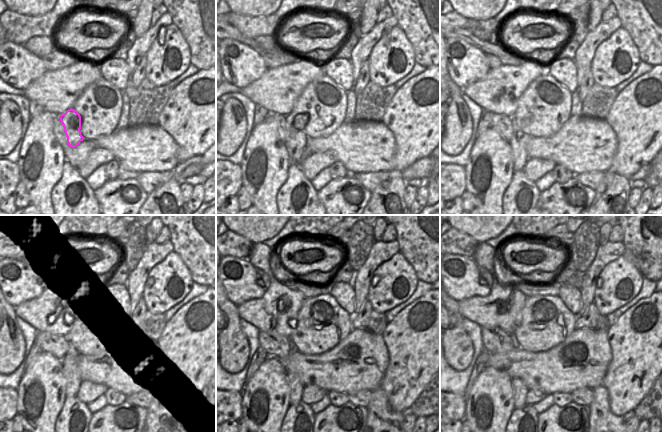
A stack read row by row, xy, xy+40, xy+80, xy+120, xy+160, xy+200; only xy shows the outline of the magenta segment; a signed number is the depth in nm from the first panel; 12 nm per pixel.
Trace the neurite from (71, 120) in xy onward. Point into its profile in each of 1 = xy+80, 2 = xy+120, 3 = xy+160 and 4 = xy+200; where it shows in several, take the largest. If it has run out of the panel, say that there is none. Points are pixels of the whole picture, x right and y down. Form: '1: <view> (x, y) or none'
1: xy+80 (519, 142)
2: xy+120 (71, 371)
3: xy+160 (297, 387)
4: xy+200 (520, 390)

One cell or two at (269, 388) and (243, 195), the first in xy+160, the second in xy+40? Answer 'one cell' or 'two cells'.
two cells

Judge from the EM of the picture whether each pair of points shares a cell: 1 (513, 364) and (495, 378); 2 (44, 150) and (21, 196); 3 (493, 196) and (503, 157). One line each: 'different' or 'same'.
1: different
2: different
3: same

